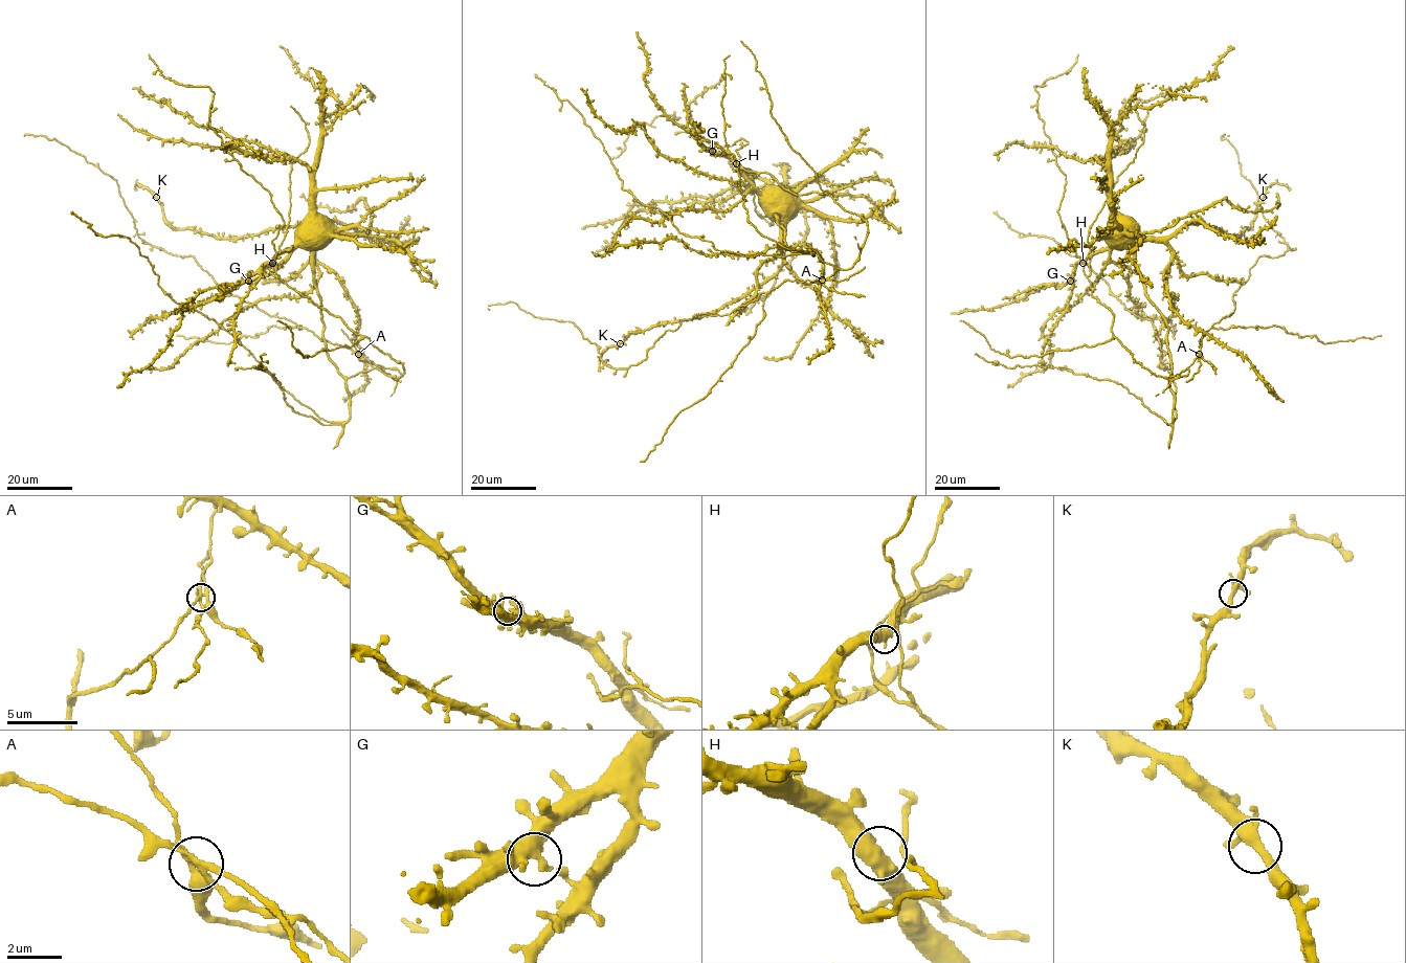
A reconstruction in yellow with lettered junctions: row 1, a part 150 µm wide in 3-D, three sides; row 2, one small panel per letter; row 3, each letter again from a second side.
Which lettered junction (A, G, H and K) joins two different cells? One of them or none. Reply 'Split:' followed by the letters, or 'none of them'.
Split: A

